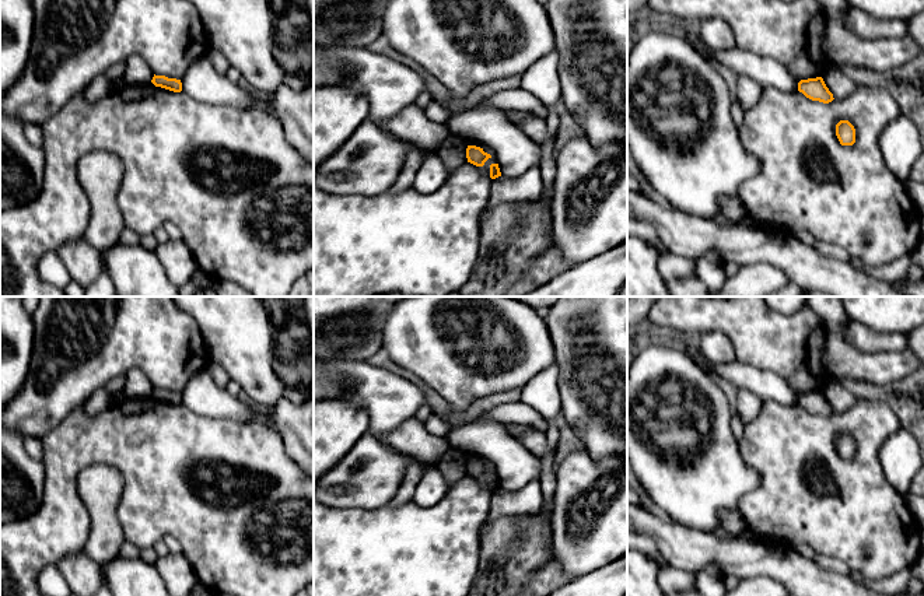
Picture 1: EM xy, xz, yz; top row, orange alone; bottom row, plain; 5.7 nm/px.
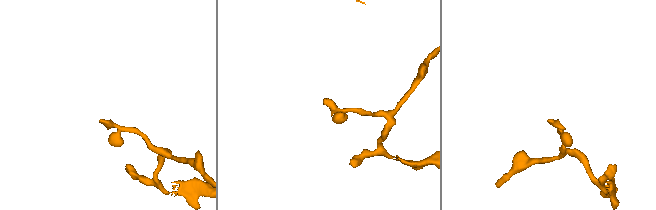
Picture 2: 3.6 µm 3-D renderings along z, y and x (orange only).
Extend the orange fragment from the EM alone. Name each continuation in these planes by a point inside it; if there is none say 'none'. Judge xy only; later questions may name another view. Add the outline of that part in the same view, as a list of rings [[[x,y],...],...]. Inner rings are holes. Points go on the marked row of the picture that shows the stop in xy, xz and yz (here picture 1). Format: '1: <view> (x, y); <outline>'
none

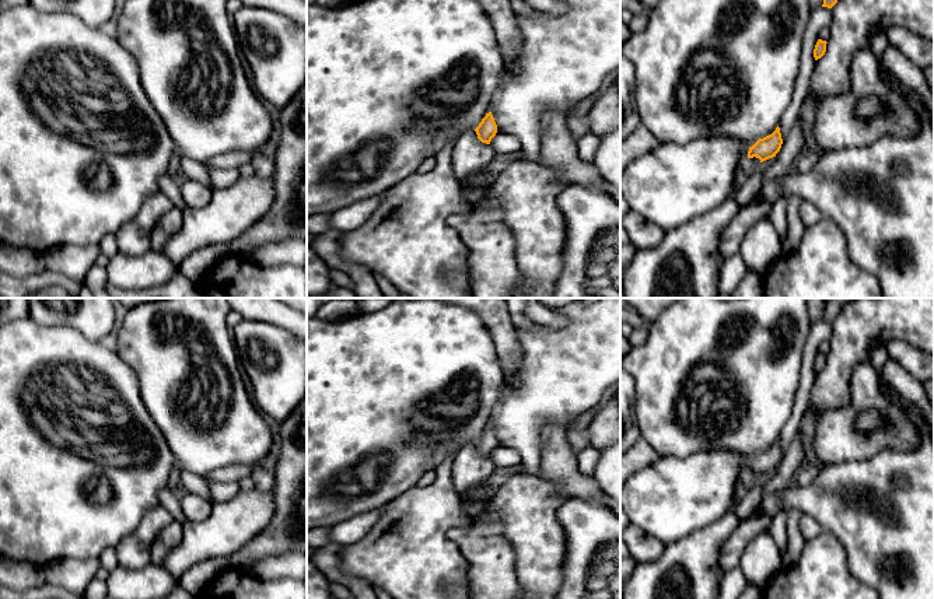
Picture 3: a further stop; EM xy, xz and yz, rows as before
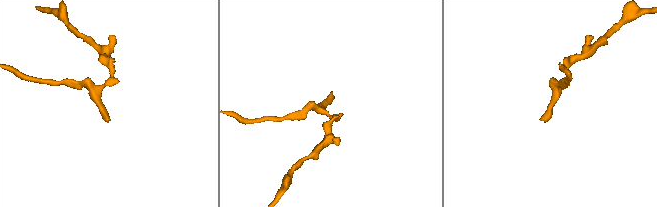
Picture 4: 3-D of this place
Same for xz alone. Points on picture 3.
none

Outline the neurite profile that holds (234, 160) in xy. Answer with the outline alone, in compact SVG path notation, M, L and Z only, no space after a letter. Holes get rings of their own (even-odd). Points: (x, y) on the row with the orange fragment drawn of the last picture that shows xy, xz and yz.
M230 151L218 154L207 164L210 168L217 169L239 169L242 165L251 162L251 154L246 151Z

